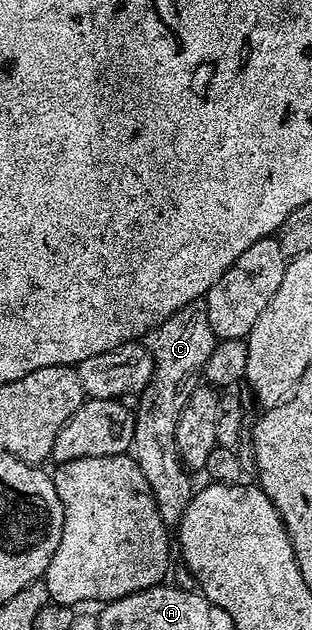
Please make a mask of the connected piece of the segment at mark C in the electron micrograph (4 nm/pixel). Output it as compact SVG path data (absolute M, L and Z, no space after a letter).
M201 302L175 310L167 322L155 326L143 338L145 349L153 359L153 381L140 392L138 404L135 404L137 421L131 455L139 470L143 470L143 478L147 478L147 486L151 486L159 518L163 518L167 526L180 524L195 491L195 484L189 481L190 469L186 468L177 452L175 430L179 426L179 414L183 414L187 398L191 398L198 388L207 358L211 358L211 350L217 341L207 310Z

